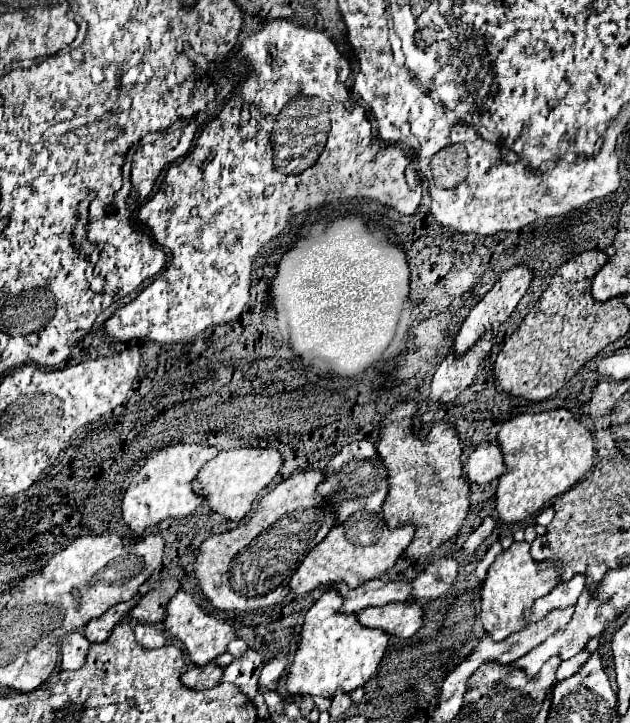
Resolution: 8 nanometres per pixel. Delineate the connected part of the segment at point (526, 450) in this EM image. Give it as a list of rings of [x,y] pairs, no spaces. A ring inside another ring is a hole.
[[[567,409],[517,415],[501,429],[498,441],[507,469],[499,477],[495,511],[503,523],[517,523],[535,515],[549,501],[569,491],[595,465],[595,439]]]

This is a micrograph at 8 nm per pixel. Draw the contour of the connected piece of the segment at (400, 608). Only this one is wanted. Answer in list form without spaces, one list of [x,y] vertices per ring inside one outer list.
[[[413,601],[389,603],[385,607],[367,607],[357,613],[363,627],[383,629],[389,635],[407,639],[421,629],[421,607]]]

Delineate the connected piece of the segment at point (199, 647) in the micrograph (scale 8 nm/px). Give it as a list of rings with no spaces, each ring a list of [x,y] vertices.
[[[179,591],[175,597],[171,597],[171,601],[167,605],[167,617],[165,617],[163,623],[165,623],[165,633],[169,633],[175,641],[179,641],[185,647],[185,651],[187,651],[193,665],[211,663],[215,657],[225,653],[229,641],[235,639],[235,629],[229,623],[207,615],[193,601],[193,595],[185,593],[185,591]]]

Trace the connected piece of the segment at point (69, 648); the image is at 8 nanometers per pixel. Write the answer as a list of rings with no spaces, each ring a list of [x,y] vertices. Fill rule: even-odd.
[[[73,631],[61,641],[61,669],[81,669],[85,663],[85,655],[89,649],[89,641],[83,633]]]

